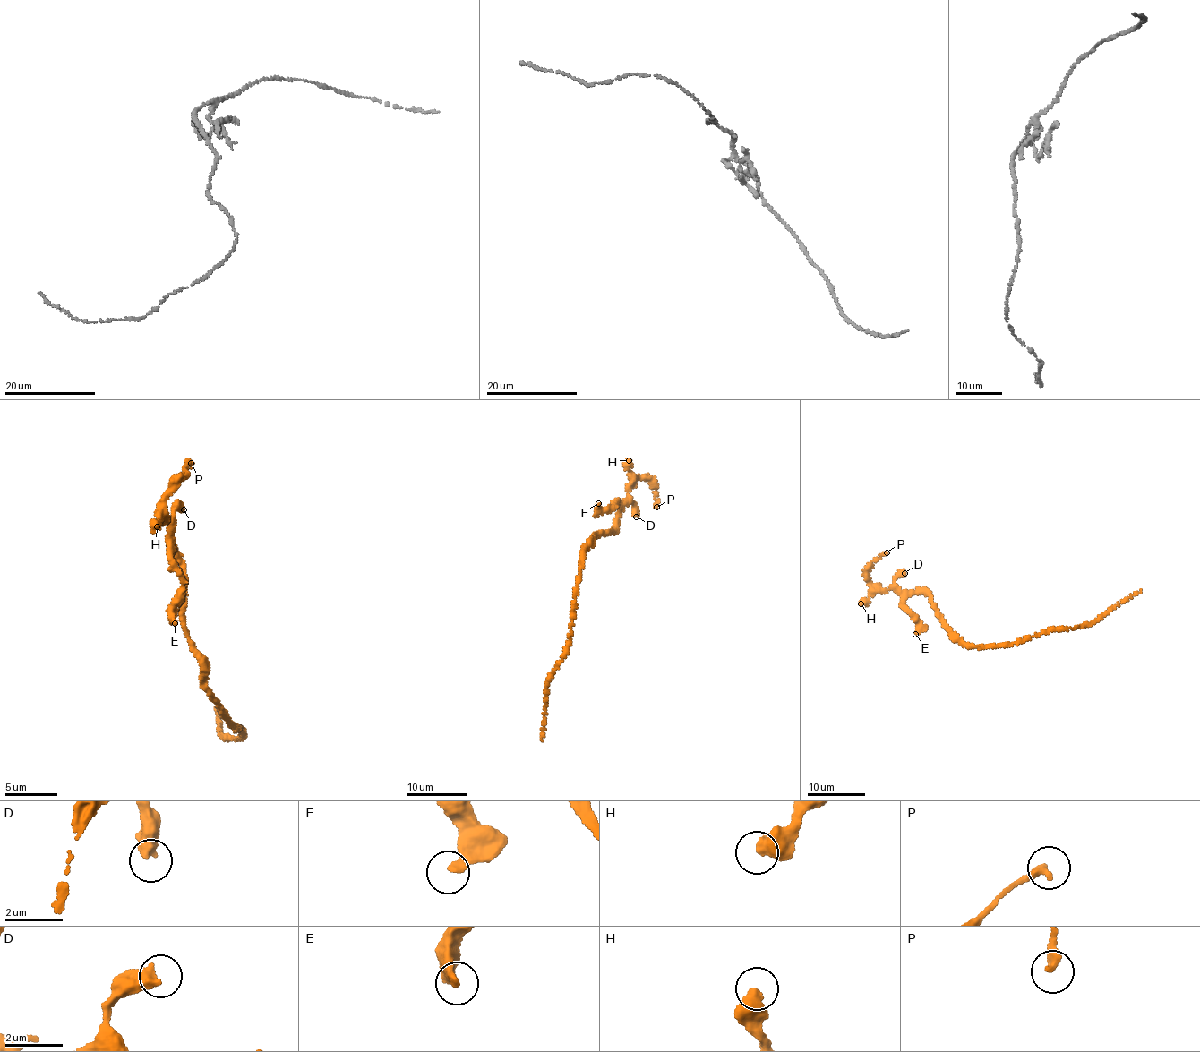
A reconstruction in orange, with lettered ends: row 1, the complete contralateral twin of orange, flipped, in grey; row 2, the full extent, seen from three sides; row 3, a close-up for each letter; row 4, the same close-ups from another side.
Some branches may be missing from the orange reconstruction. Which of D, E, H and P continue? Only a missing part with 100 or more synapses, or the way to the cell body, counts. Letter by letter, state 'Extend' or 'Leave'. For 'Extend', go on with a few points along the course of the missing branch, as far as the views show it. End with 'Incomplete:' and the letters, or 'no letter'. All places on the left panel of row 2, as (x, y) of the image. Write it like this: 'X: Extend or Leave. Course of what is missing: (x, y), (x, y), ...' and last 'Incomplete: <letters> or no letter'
D: Leave
E: Leave
H: Leave
P: Leave
Incomplete: no letter

